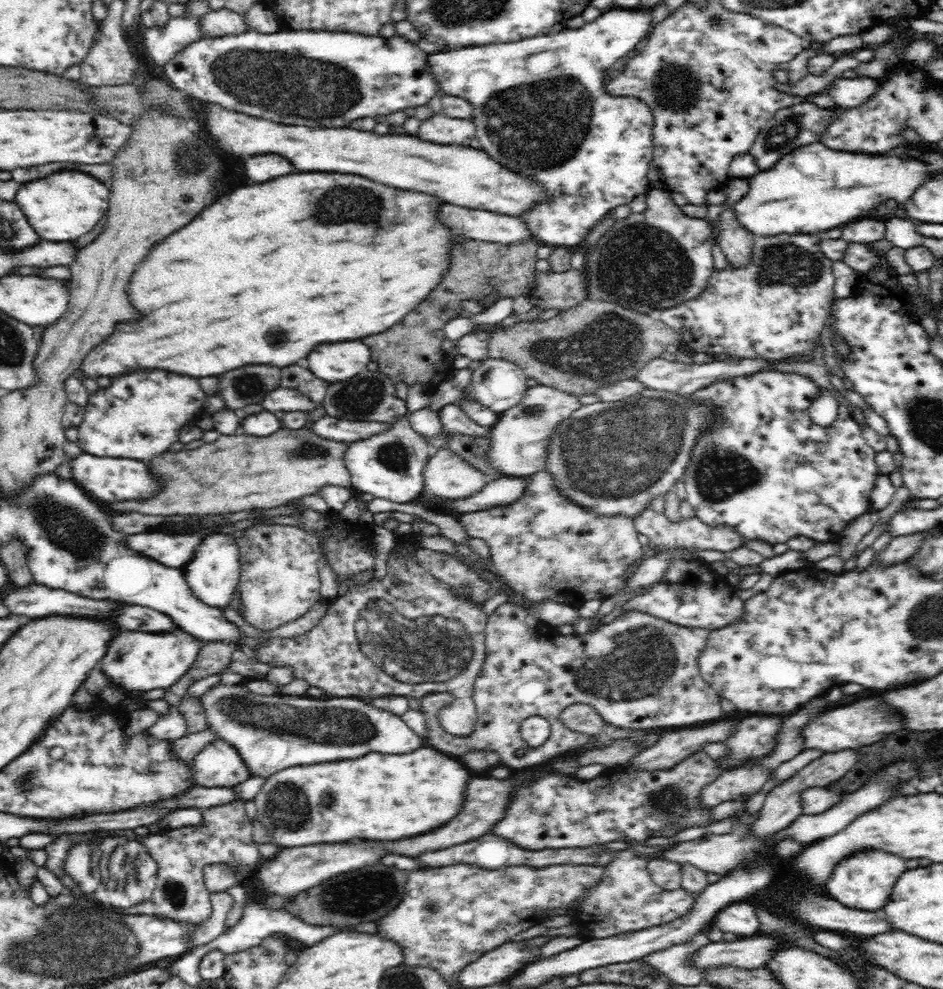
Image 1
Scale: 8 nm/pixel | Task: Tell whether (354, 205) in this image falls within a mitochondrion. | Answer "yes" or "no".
yes

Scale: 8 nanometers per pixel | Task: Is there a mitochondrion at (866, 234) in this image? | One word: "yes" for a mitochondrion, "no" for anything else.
no

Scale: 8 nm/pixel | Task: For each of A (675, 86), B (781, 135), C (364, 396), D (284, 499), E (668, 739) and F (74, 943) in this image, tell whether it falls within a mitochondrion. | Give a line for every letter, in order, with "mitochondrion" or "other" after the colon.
A: mitochondrion
B: mitochondrion
C: mitochondrion
D: other
E: other
F: mitochondrion

